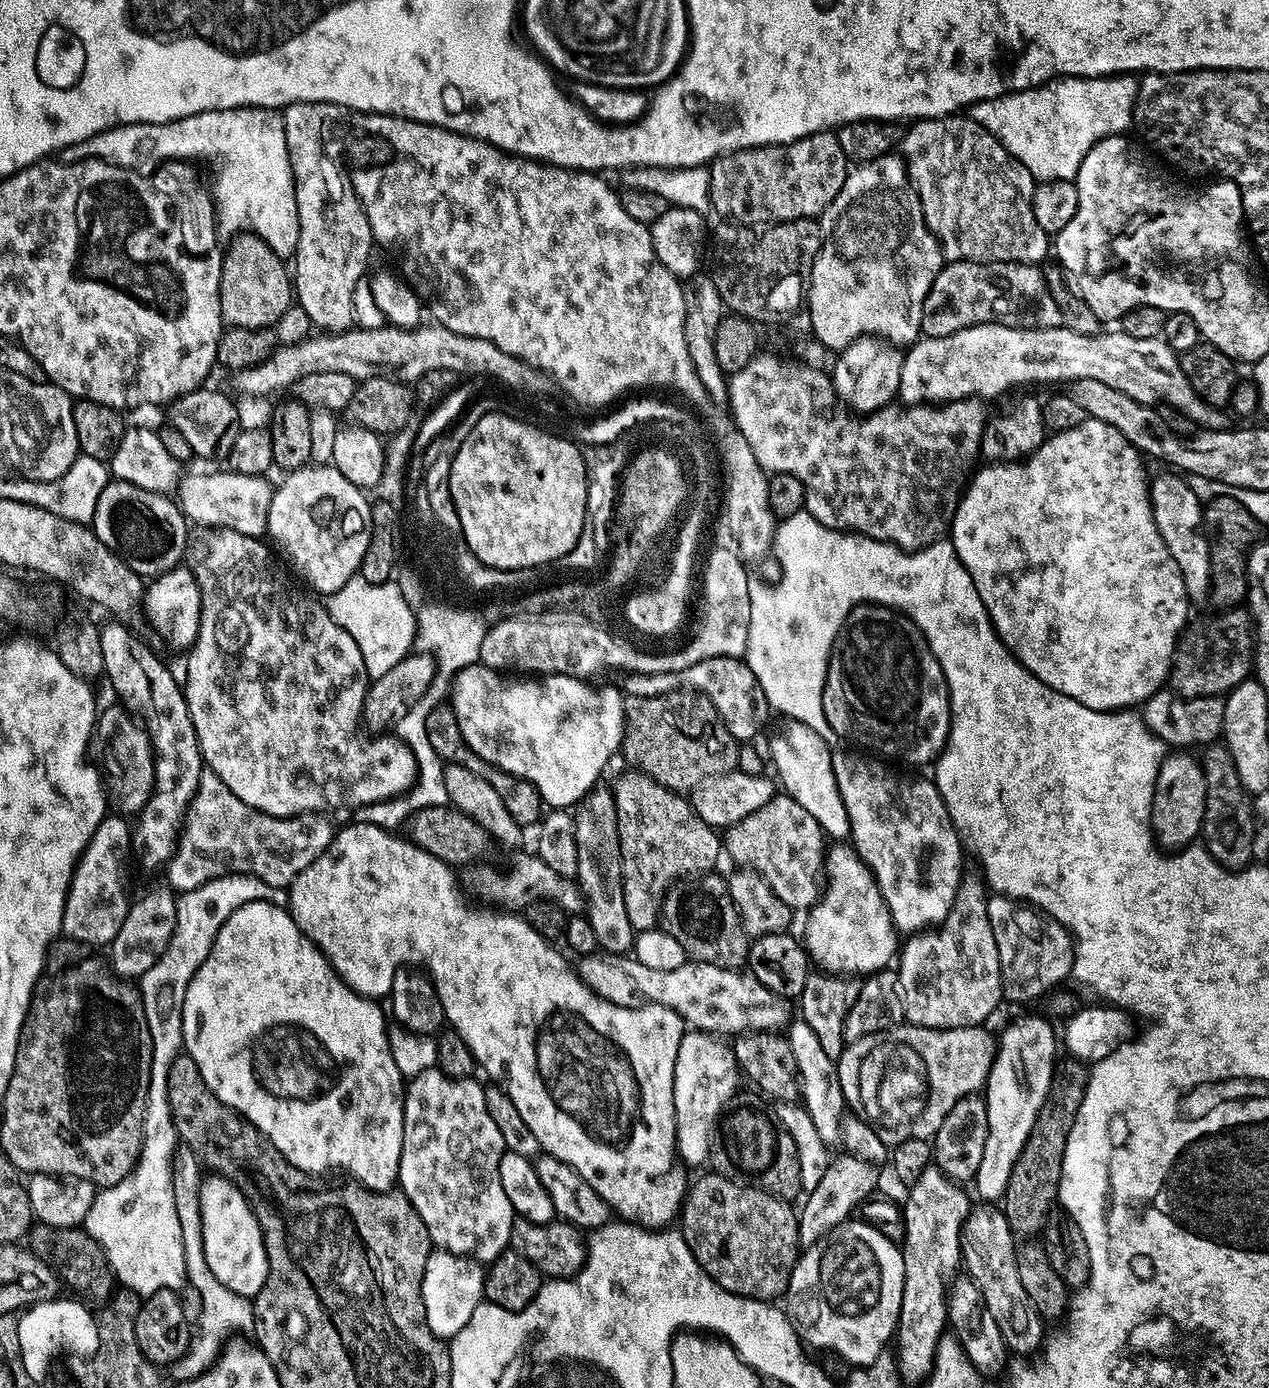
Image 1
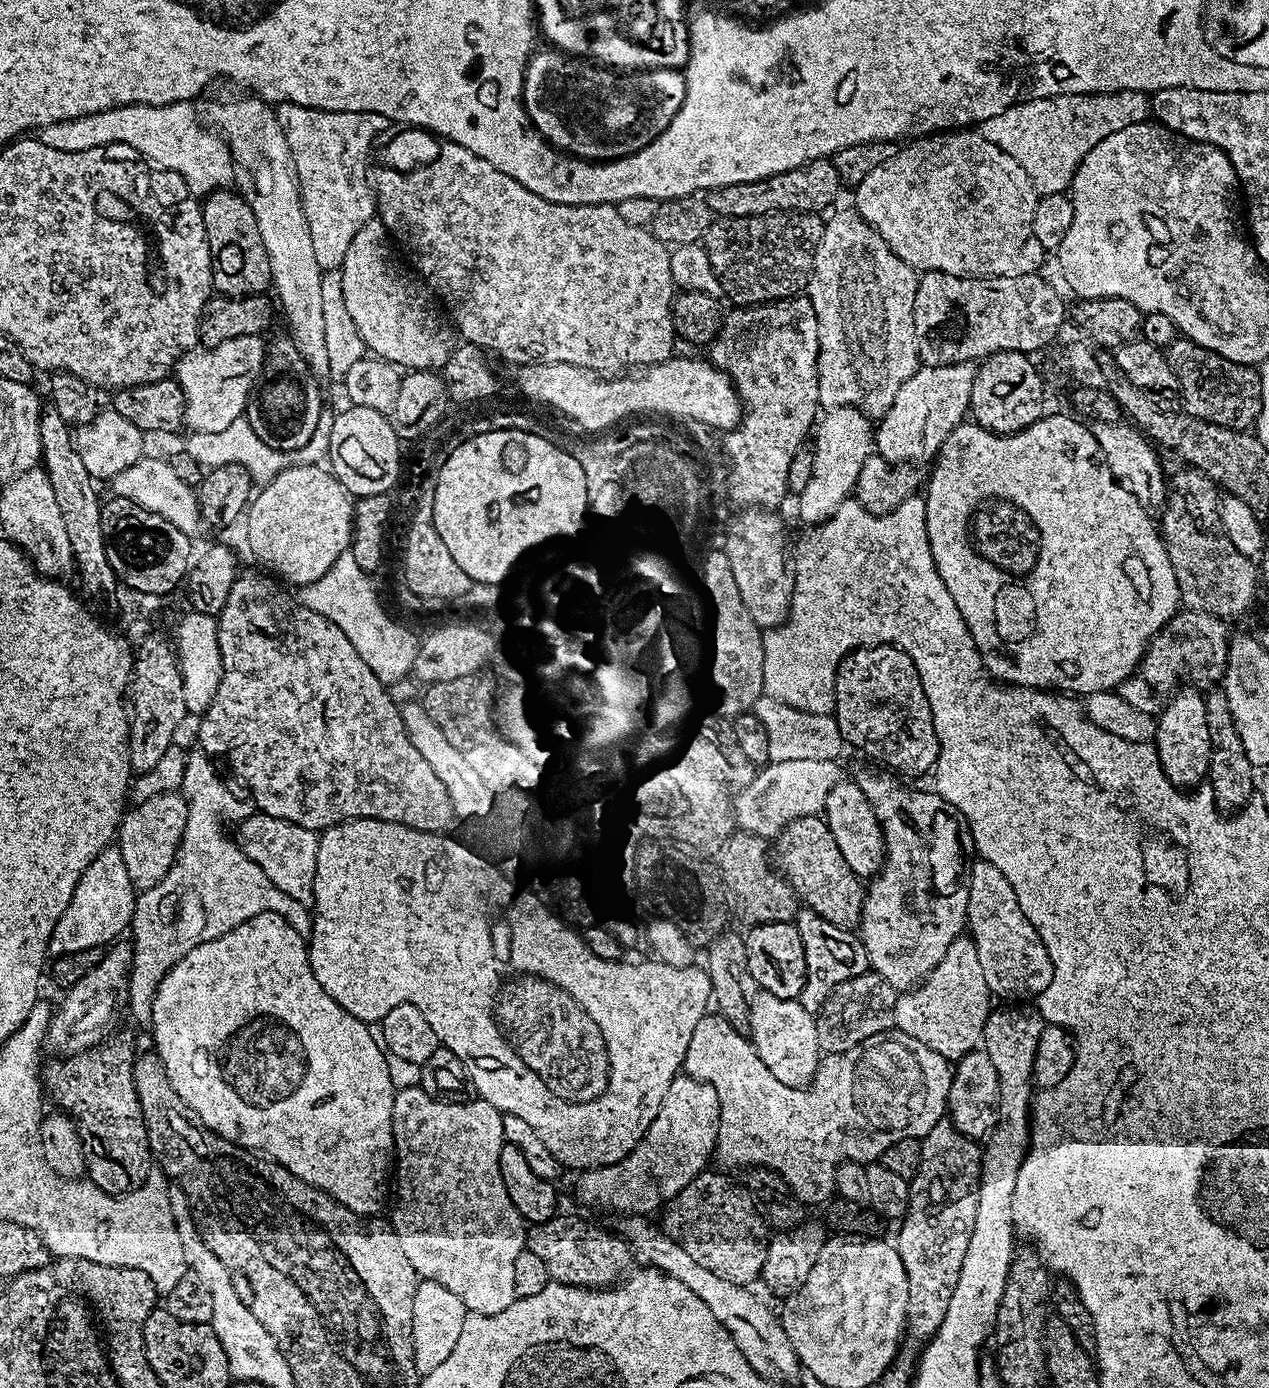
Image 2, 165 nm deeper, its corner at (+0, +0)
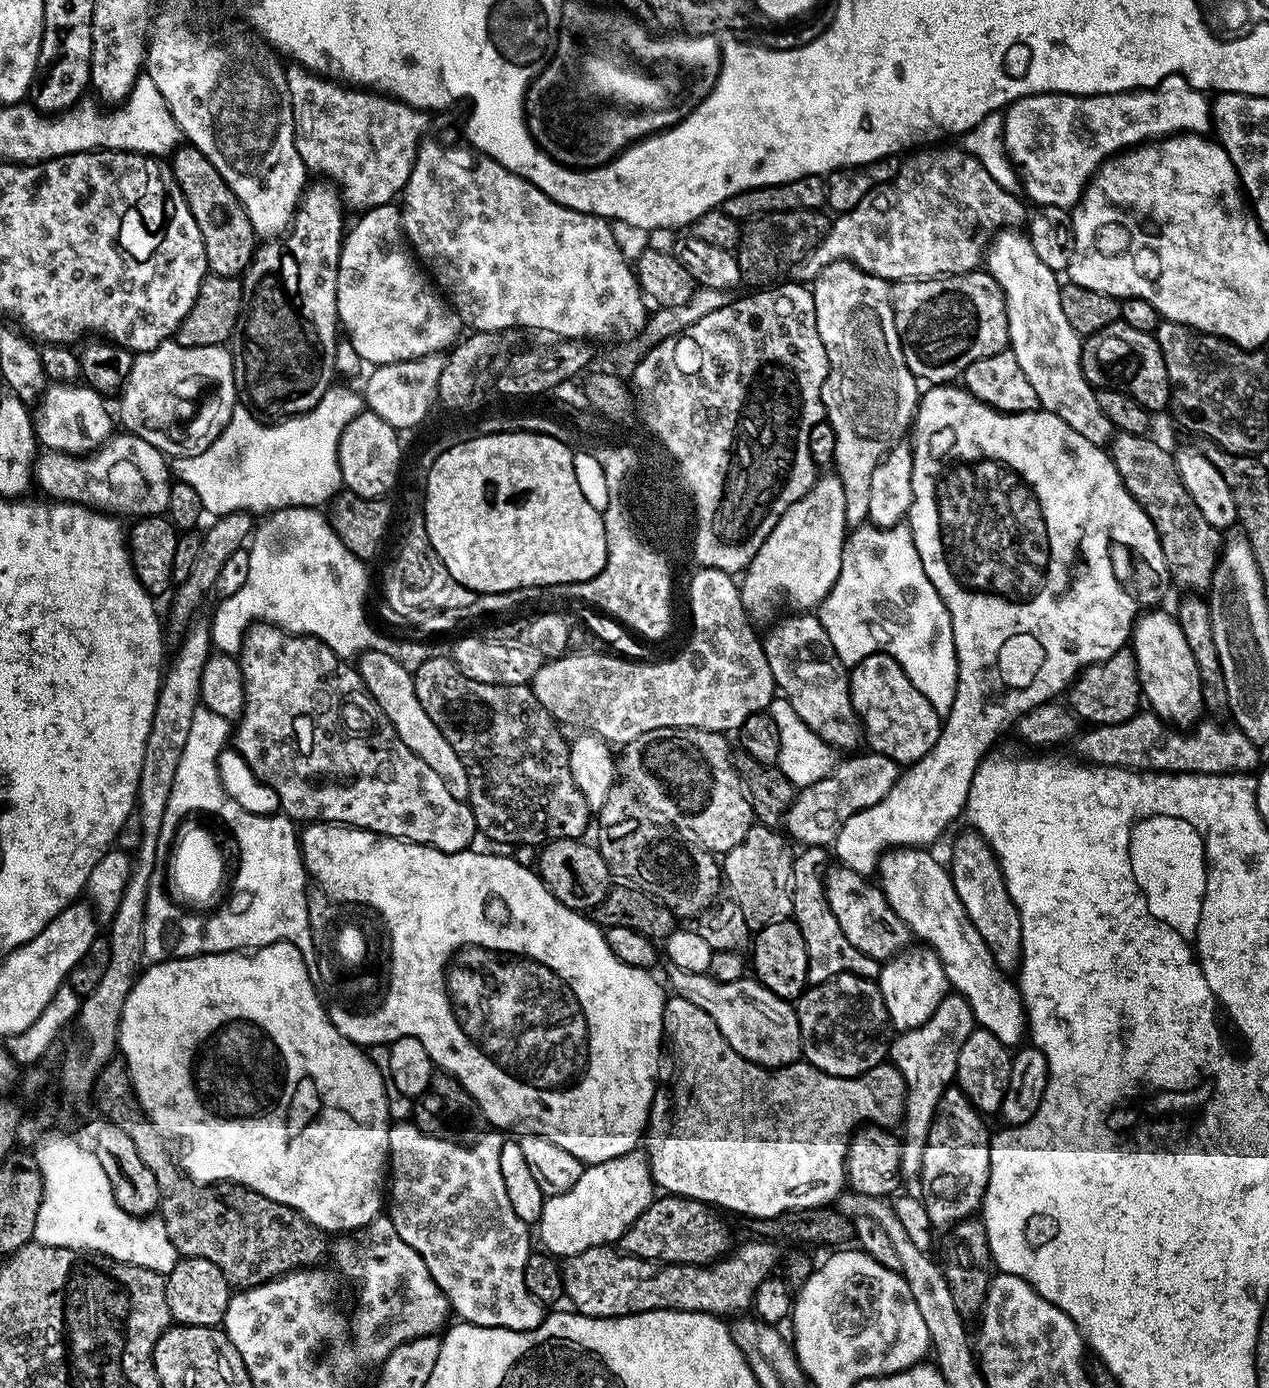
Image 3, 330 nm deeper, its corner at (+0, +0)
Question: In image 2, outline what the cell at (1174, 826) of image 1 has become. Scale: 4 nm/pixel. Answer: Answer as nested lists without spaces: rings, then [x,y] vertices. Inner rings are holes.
[[[1180,690],[1168,701],[1156,722],[1156,753],[1166,778],[1178,789],[1192,790],[1208,780],[1210,729],[1206,726],[1204,696],[1196,690]]]

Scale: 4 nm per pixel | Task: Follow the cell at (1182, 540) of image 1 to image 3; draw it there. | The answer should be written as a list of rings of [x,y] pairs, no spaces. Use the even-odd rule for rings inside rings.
[[[1001,230],[992,237],[986,249],[986,271],[998,282],[1006,302],[1006,318],[1008,319],[1008,342],[1014,358],[1018,358],[1018,366],[1022,366],[1022,374],[1030,378],[1030,386],[1034,386],[1034,394],[1038,394],[1038,405],[1043,411],[1054,414],[1066,422],[1086,442],[1104,446],[1111,441],[1114,429],[1110,418],[1102,414],[1102,406],[1098,406],[1097,389],[1086,382],[1080,365],[1080,346],[1082,337],[1071,328],[1062,314],[1062,305],[1059,302],[1061,281],[1057,273],[1050,270],[1038,258],[1034,246],[1029,242],[1027,235],[1020,230]]]

